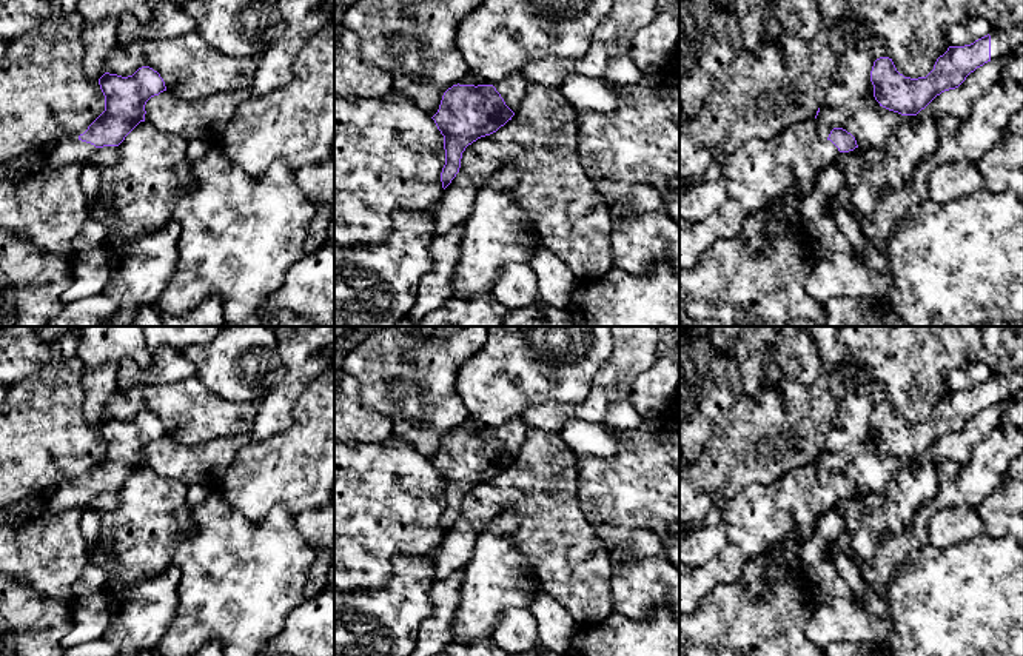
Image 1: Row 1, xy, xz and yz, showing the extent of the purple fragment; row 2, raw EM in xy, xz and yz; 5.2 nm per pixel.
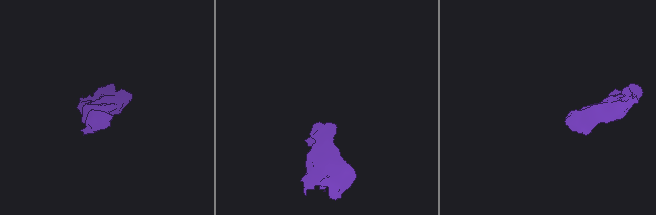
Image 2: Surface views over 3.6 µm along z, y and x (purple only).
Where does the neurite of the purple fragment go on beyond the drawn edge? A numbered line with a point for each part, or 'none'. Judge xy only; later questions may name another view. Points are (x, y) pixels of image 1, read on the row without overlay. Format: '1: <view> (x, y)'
1: xy (70, 495)

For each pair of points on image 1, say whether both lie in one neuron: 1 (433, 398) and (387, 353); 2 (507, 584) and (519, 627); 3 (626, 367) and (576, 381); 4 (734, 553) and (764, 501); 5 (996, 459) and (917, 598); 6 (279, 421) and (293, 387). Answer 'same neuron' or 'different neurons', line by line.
1: same neuron
2: different neurons
3: different neurons
4: same neuron
5: different neurons
6: same neuron

